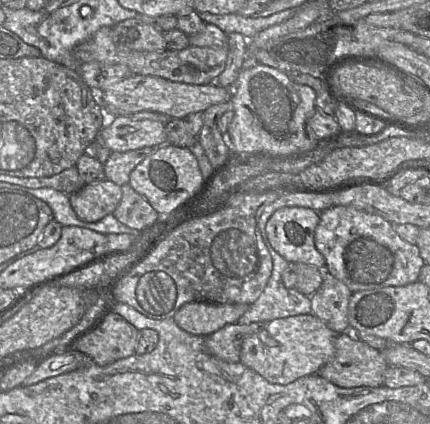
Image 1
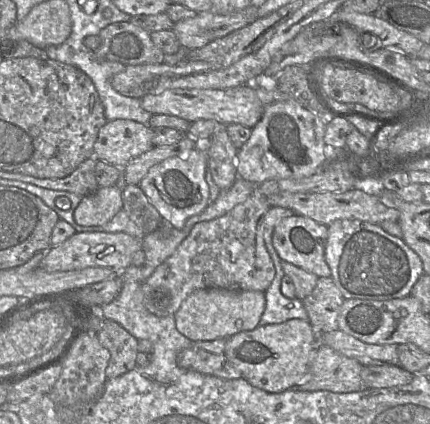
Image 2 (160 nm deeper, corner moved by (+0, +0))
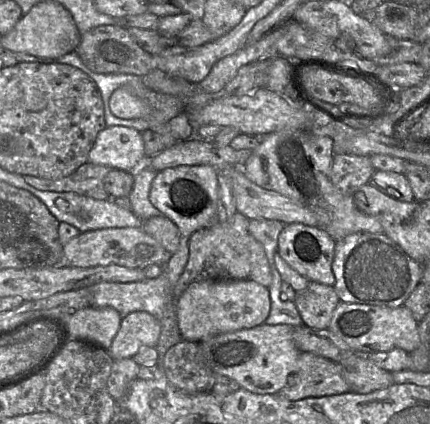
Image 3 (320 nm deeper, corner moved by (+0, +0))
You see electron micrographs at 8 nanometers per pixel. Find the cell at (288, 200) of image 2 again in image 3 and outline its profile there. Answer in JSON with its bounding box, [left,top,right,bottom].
[232,169,318,227]

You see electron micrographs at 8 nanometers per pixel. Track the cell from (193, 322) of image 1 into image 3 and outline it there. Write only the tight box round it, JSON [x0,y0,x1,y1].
[174,280,270,342]

